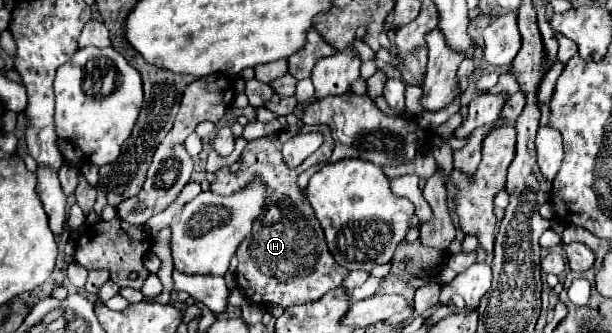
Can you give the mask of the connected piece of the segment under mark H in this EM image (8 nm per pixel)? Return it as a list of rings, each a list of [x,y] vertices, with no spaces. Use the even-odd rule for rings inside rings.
[[[328,126],[320,128],[324,132],[324,144],[298,168],[288,168],[280,158],[284,140],[280,138],[280,132],[276,132],[272,136],[264,136],[246,144],[242,152],[242,168],[238,170],[238,174],[230,174],[228,168],[216,172],[218,178],[212,184],[212,190],[218,194],[234,194],[234,190],[244,188],[252,178],[260,178],[268,186],[268,202],[264,202],[260,218],[256,218],[256,222],[252,224],[252,232],[236,250],[236,256],[240,260],[236,268],[236,284],[246,290],[248,300],[254,304],[278,304],[282,308],[308,304],[338,288],[348,276],[348,270],[336,264],[332,254],[328,252],[324,232],[314,216],[314,210],[308,204],[304,192],[296,186],[296,178],[300,172],[318,162],[328,162],[334,150]]]

